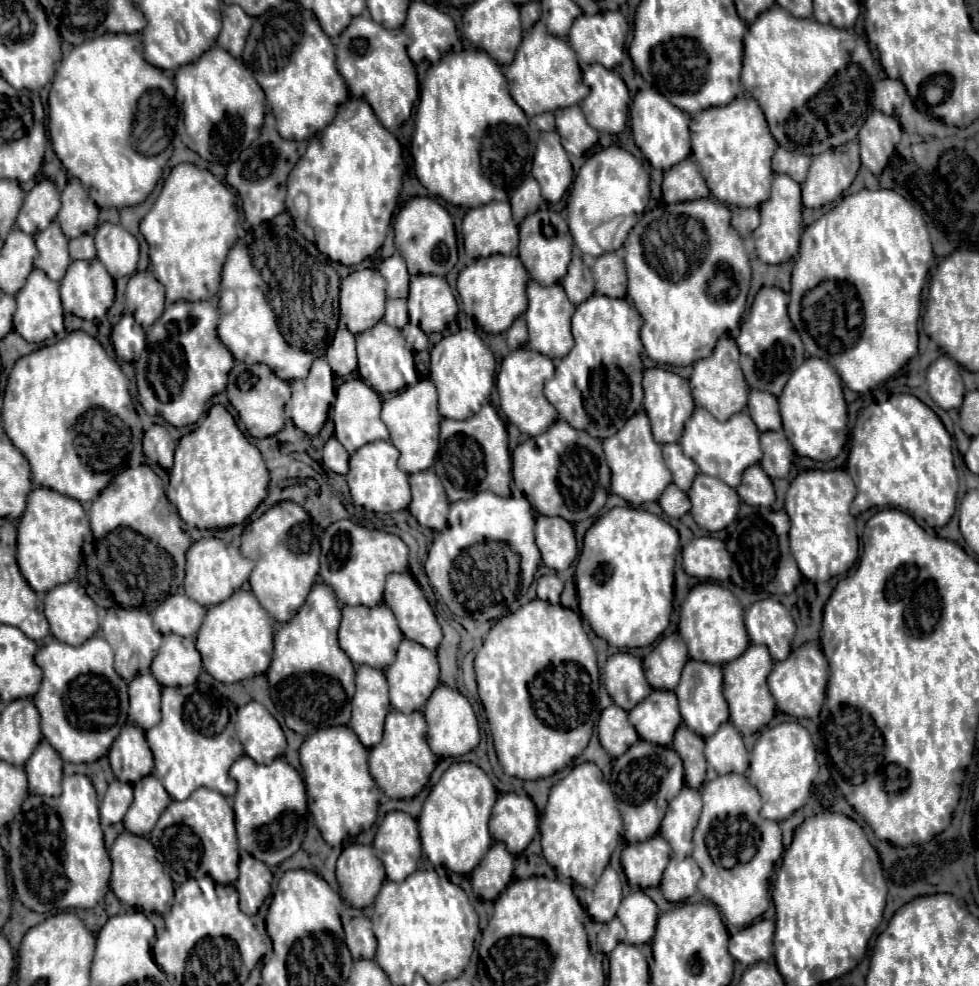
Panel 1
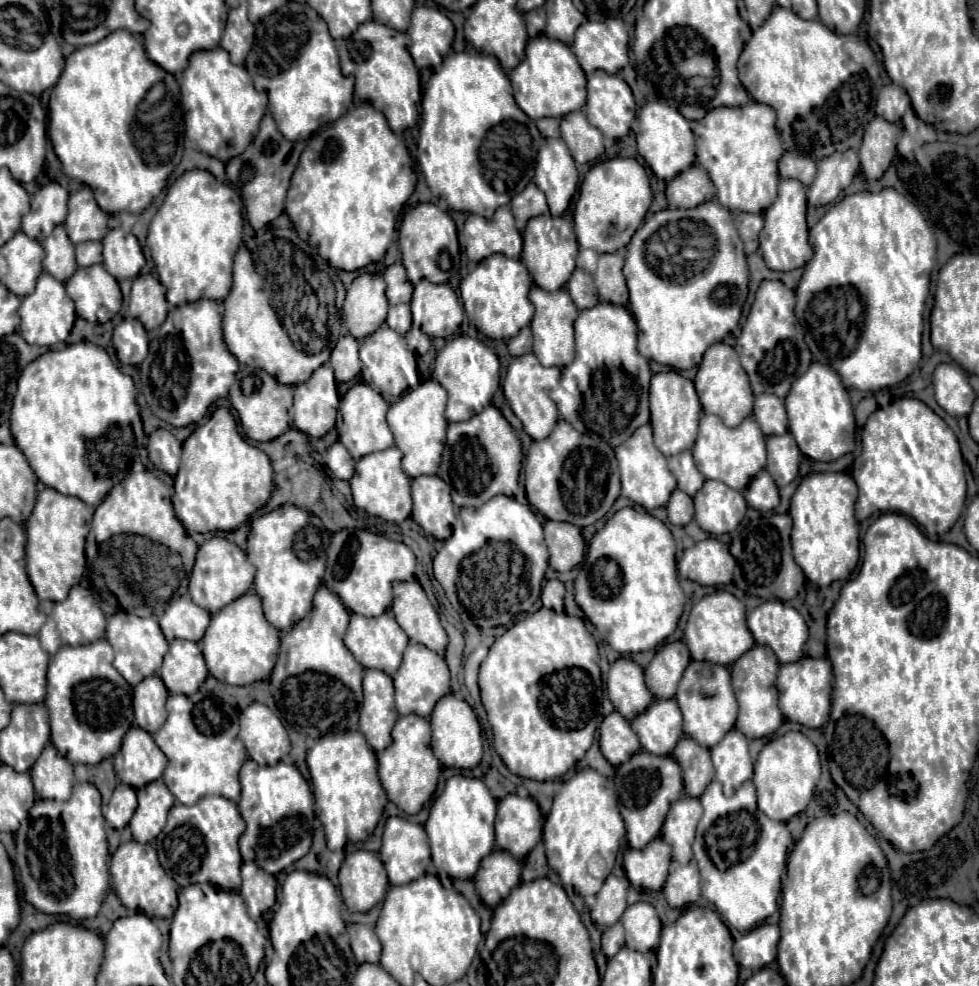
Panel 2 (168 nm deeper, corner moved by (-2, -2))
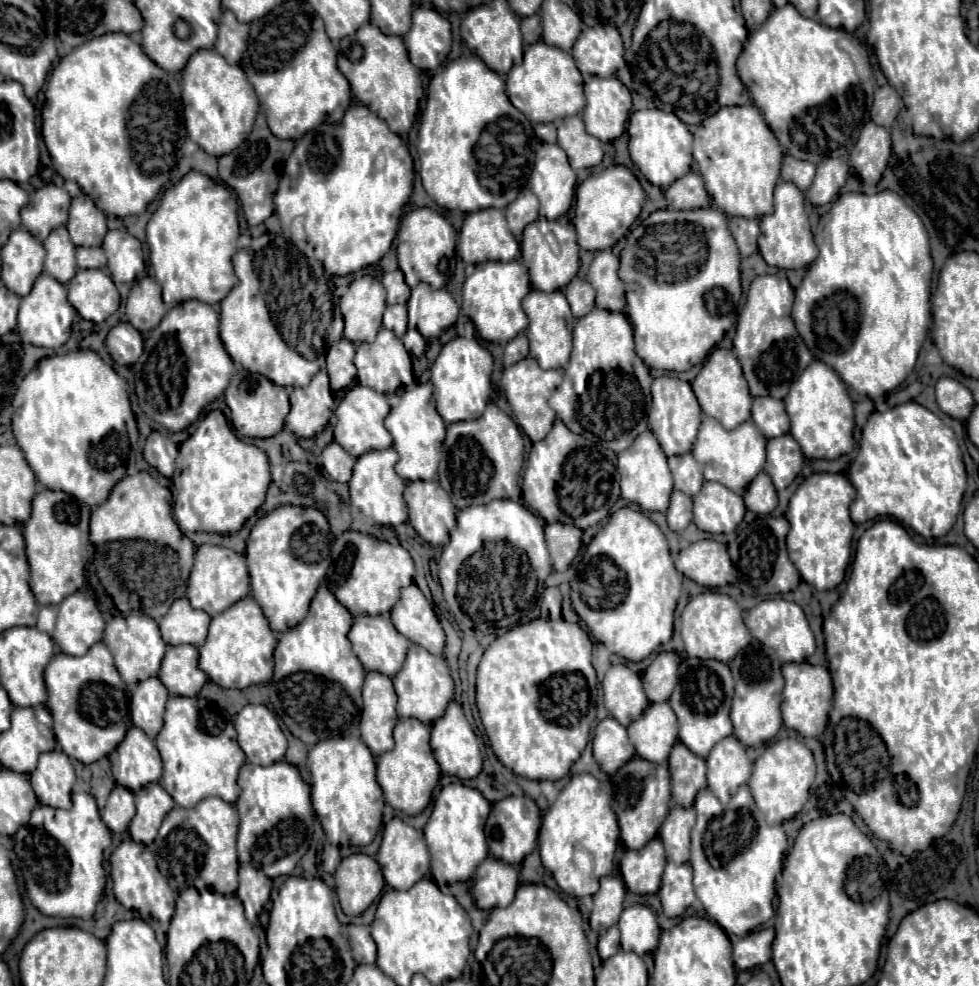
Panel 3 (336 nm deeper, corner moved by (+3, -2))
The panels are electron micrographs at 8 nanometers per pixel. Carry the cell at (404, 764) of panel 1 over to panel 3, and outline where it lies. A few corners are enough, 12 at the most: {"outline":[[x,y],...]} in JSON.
{"outline":[[398,719],[376,759],[384,801],[406,815],[430,803],[440,769],[430,725]]}

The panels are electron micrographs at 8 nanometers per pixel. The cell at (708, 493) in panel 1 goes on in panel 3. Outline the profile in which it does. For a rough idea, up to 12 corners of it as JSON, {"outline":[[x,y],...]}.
{"outline":[[706,481],[694,497],[694,523],[706,533],[732,533],[742,497]]}

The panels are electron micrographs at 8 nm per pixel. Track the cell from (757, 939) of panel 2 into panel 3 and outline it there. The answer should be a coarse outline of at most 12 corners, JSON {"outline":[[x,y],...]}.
{"outline":[[772,927],[734,943],[734,965],[752,969],[772,957]]}

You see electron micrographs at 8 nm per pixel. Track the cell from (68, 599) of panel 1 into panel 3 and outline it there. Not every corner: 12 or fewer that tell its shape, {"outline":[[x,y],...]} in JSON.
{"outline":[[72,593],[58,605],[54,643],[82,655],[104,619],[94,597]]}

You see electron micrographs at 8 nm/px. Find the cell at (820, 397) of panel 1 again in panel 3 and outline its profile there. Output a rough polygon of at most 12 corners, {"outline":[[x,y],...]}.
{"outline":[[812,361],[784,399],[808,459],[854,449],[842,379]]}

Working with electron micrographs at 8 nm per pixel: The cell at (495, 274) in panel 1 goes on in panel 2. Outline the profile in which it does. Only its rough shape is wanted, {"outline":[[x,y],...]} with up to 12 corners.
{"outline":[[495,253],[463,281],[479,334],[511,339],[531,323],[533,281]]}

